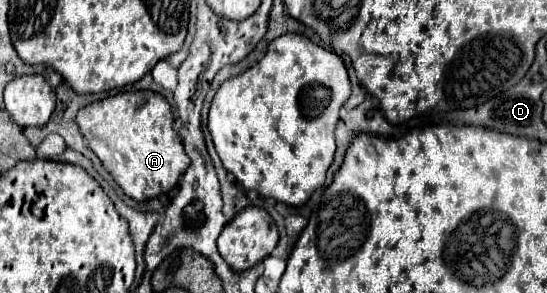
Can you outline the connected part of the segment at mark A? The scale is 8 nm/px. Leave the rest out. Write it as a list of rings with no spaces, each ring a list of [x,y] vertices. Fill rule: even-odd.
[[[127,91],[95,101],[79,111],[77,125],[105,171],[123,189],[123,193],[135,201],[147,201],[171,191],[189,167],[183,141],[173,129],[171,105],[159,93]],[[137,101],[145,101],[145,105],[135,109]]]

